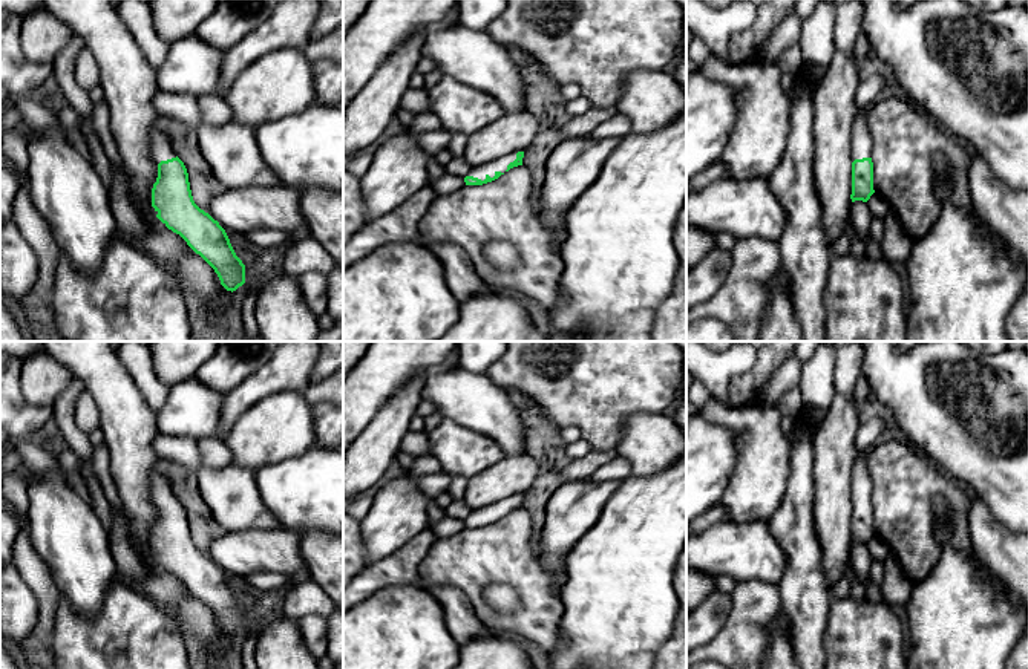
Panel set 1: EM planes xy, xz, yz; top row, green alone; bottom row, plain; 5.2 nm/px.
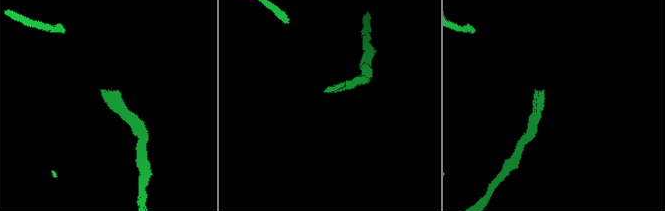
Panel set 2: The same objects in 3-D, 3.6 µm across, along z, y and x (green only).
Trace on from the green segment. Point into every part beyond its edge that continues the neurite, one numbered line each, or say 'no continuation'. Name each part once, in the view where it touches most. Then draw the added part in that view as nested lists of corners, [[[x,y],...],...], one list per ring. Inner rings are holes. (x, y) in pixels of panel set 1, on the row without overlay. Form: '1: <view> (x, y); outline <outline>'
1: xz (480, 515); outline [[[512,496],[512,498],[507,498],[507,499],[503,499],[496,504],[492,504],[489,507],[472,510],[467,519],[473,519],[473,521],[478,521],[481,524],[484,524],[487,517],[490,521],[493,521],[496,514],[506,516],[507,508],[510,505],[513,505],[515,502],[516,502],[516,496]]]

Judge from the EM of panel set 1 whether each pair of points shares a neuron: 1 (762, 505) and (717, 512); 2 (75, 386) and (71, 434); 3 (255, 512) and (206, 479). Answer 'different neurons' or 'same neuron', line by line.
1: different neurons
2: same neuron
3: same neuron

